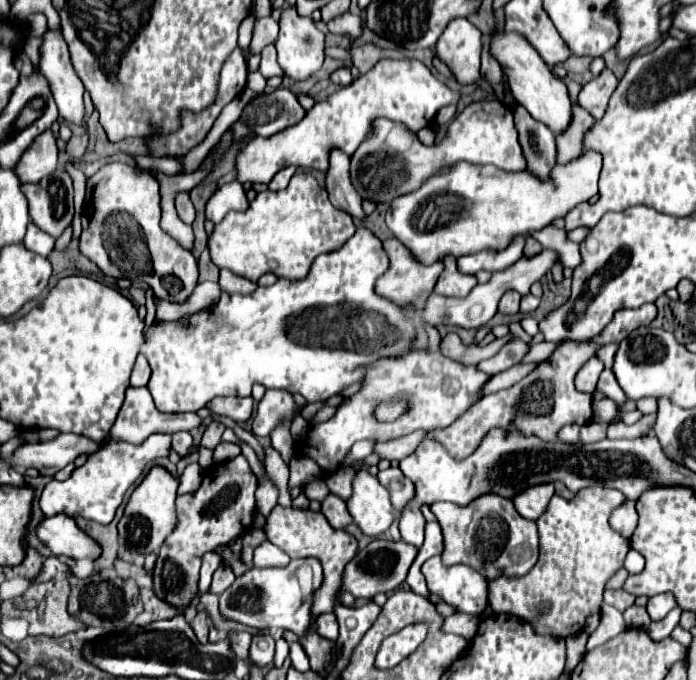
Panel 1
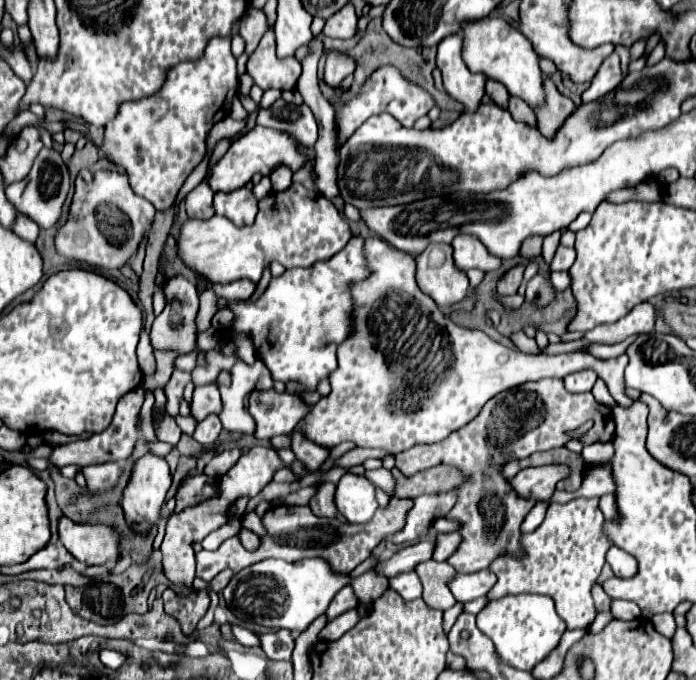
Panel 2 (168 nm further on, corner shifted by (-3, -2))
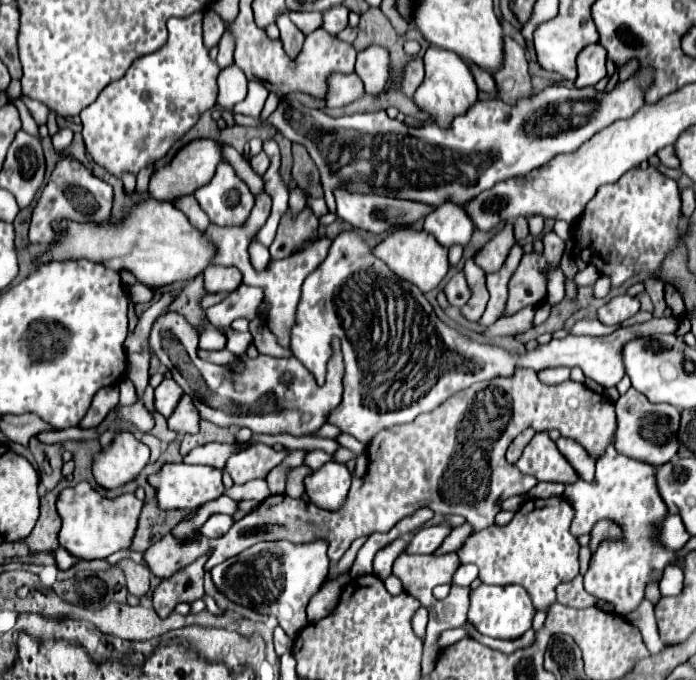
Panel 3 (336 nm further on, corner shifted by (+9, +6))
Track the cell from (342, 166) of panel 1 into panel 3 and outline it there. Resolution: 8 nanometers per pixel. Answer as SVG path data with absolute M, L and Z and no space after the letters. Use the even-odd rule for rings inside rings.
M282 13L276 17L276 25L280 29L280 39L284 43L284 49L290 57L296 57L302 49L302 43L304 43L304 35L300 33L300 29L290 21L288 13Z

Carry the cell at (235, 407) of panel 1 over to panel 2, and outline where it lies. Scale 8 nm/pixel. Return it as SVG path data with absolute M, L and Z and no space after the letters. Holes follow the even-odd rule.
M210 383L210 385L196 387L190 409L192 409L192 417L196 417L196 421L202 421L210 413L220 415L222 413L222 399L220 399L216 385Z

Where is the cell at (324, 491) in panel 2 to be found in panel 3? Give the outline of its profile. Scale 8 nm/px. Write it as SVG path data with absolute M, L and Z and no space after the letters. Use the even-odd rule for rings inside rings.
M300 465L296 469L288 469L288 473L286 473L286 495L294 497L294 499L302 497L302 493L304 493L304 477L310 475L310 473L312 471L306 465Z

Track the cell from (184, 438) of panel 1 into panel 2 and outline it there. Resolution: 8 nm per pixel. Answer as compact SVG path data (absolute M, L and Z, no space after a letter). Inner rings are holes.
M168 413L164 415L164 421L162 421L162 423L160 423L160 427L156 429L156 437L158 437L160 441L170 443L170 445L176 445L176 443L180 441L182 431L180 431L180 427L176 425L174 417L168 417Z

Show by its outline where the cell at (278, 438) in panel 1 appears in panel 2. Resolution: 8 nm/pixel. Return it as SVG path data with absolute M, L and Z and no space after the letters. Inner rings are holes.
M270 389L264 393L250 393L250 411L256 411L254 437L272 439L276 435L290 435L312 407L294 393L276 393Z

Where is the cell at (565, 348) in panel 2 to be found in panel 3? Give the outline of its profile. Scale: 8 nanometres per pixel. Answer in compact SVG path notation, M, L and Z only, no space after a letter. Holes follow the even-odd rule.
M582 319L582 321L578 321L578 323L574 325L572 333L574 333L574 335L608 335L608 333L614 333L618 327L620 327L620 325L608 327L608 325L600 323L600 321L596 321L596 319L594 319L594 321Z

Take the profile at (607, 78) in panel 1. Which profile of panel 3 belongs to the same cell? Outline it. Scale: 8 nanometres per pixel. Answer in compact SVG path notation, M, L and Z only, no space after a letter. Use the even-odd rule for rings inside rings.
M600 43L588 45L584 51L580 51L578 59L578 79L576 87L588 87L596 85L600 79L606 77L606 49Z

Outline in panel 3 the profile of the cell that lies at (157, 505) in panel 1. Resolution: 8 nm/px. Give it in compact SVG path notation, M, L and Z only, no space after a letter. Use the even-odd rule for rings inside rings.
M120 431L108 449L94 455L92 473L98 485L106 489L132 481L148 463L150 451L130 431Z

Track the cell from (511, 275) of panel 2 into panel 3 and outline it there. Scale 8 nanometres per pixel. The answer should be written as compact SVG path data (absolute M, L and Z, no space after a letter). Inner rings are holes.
M506 223L484 247L480 247L474 255L474 261L478 267L482 267L486 273L498 271L510 251L510 247L516 243L514 233L512 233L512 225Z

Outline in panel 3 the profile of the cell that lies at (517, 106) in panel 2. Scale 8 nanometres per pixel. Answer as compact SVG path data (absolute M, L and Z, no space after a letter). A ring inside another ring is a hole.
M470 63L470 71L472 71L472 75L476 79L476 85L478 85L480 91L496 91L494 89L494 79L492 79L492 75L488 71L484 71L482 67L478 67L474 63Z

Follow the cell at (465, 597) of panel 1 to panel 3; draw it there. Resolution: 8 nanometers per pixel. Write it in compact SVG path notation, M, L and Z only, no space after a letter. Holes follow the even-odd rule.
M460 565L458 569L456 569L456 573L454 573L454 585L464 585L464 587L468 587L474 579L478 577L478 569L476 569L476 565Z

